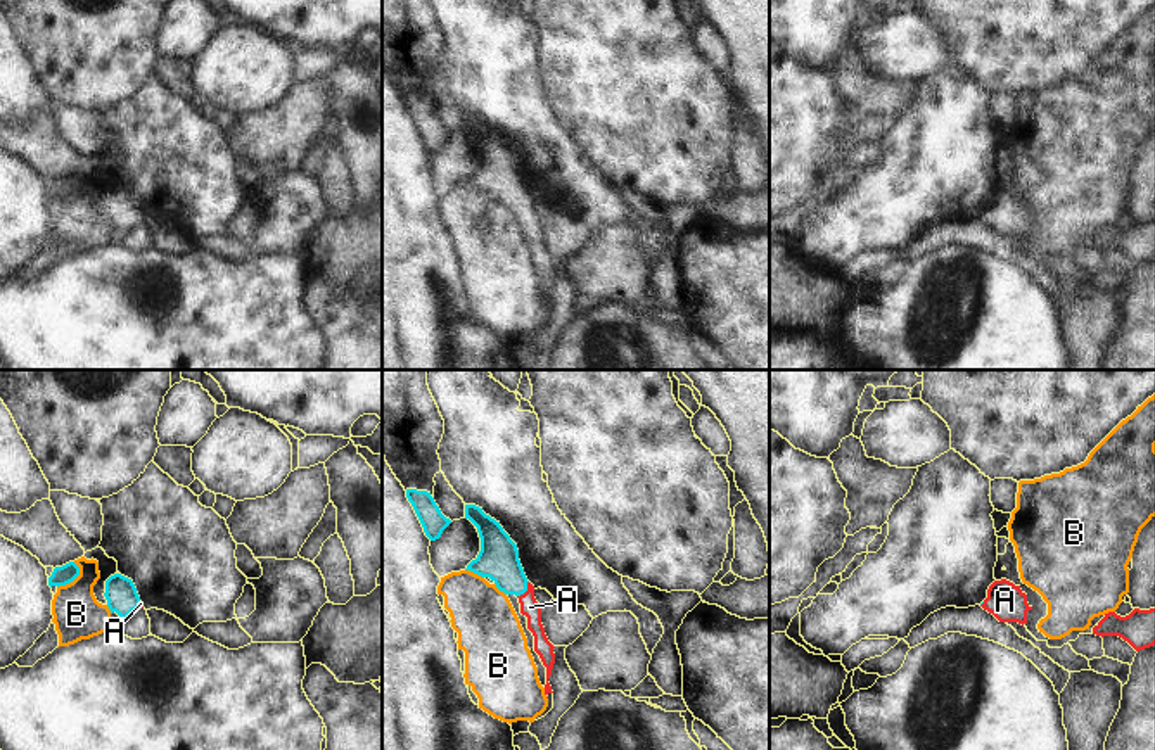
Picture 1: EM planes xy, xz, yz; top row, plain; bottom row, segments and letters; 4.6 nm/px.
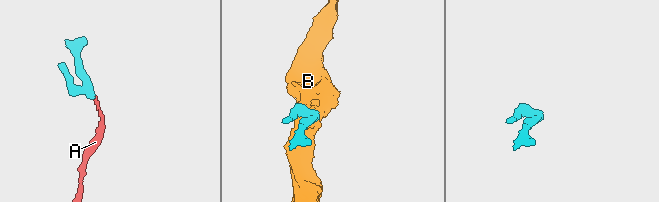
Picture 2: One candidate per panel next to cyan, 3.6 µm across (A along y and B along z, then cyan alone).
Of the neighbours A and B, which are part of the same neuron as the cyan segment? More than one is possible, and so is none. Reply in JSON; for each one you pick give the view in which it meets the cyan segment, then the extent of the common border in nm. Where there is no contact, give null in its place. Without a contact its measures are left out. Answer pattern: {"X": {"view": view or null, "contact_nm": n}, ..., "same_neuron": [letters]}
{"A": {"view": "xz", "contact_nm": 90}, "same_neuron": ["A"]}

